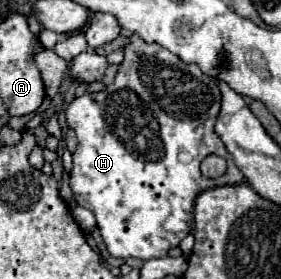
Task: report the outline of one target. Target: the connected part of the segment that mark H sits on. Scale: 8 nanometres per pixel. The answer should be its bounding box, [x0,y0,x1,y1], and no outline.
[66,36,244,260]

